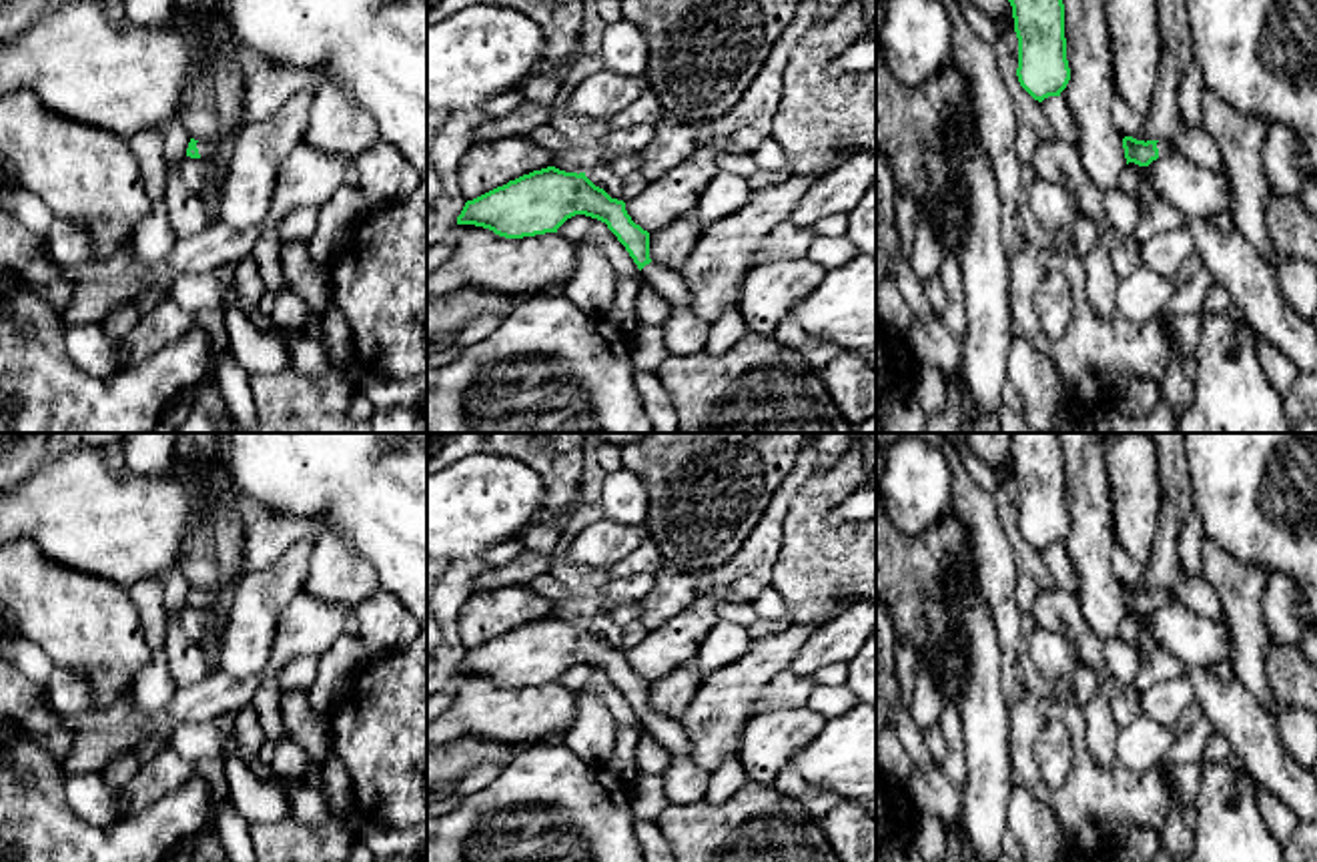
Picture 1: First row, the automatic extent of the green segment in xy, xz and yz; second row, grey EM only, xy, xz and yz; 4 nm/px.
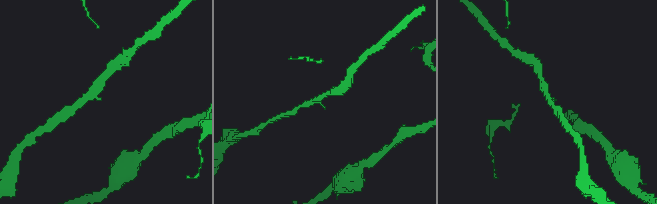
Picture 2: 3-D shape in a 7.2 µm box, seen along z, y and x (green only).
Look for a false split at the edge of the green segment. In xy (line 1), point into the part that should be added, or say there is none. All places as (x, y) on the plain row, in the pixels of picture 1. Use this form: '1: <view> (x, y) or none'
1: xy (205, 598)

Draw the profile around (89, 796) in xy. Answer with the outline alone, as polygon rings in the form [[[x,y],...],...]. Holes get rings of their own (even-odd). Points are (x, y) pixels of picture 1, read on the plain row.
[[[102,772],[66,778],[64,796],[76,818],[84,822],[106,826],[120,816],[118,794],[106,786]]]

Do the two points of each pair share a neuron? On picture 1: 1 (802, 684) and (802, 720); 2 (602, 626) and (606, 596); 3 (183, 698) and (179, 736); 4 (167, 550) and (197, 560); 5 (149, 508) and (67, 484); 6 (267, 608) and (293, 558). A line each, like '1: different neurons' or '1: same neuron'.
1: different neurons
2: different neurons
3: different neurons
4: different neurons
5: same neuron
6: same neuron

